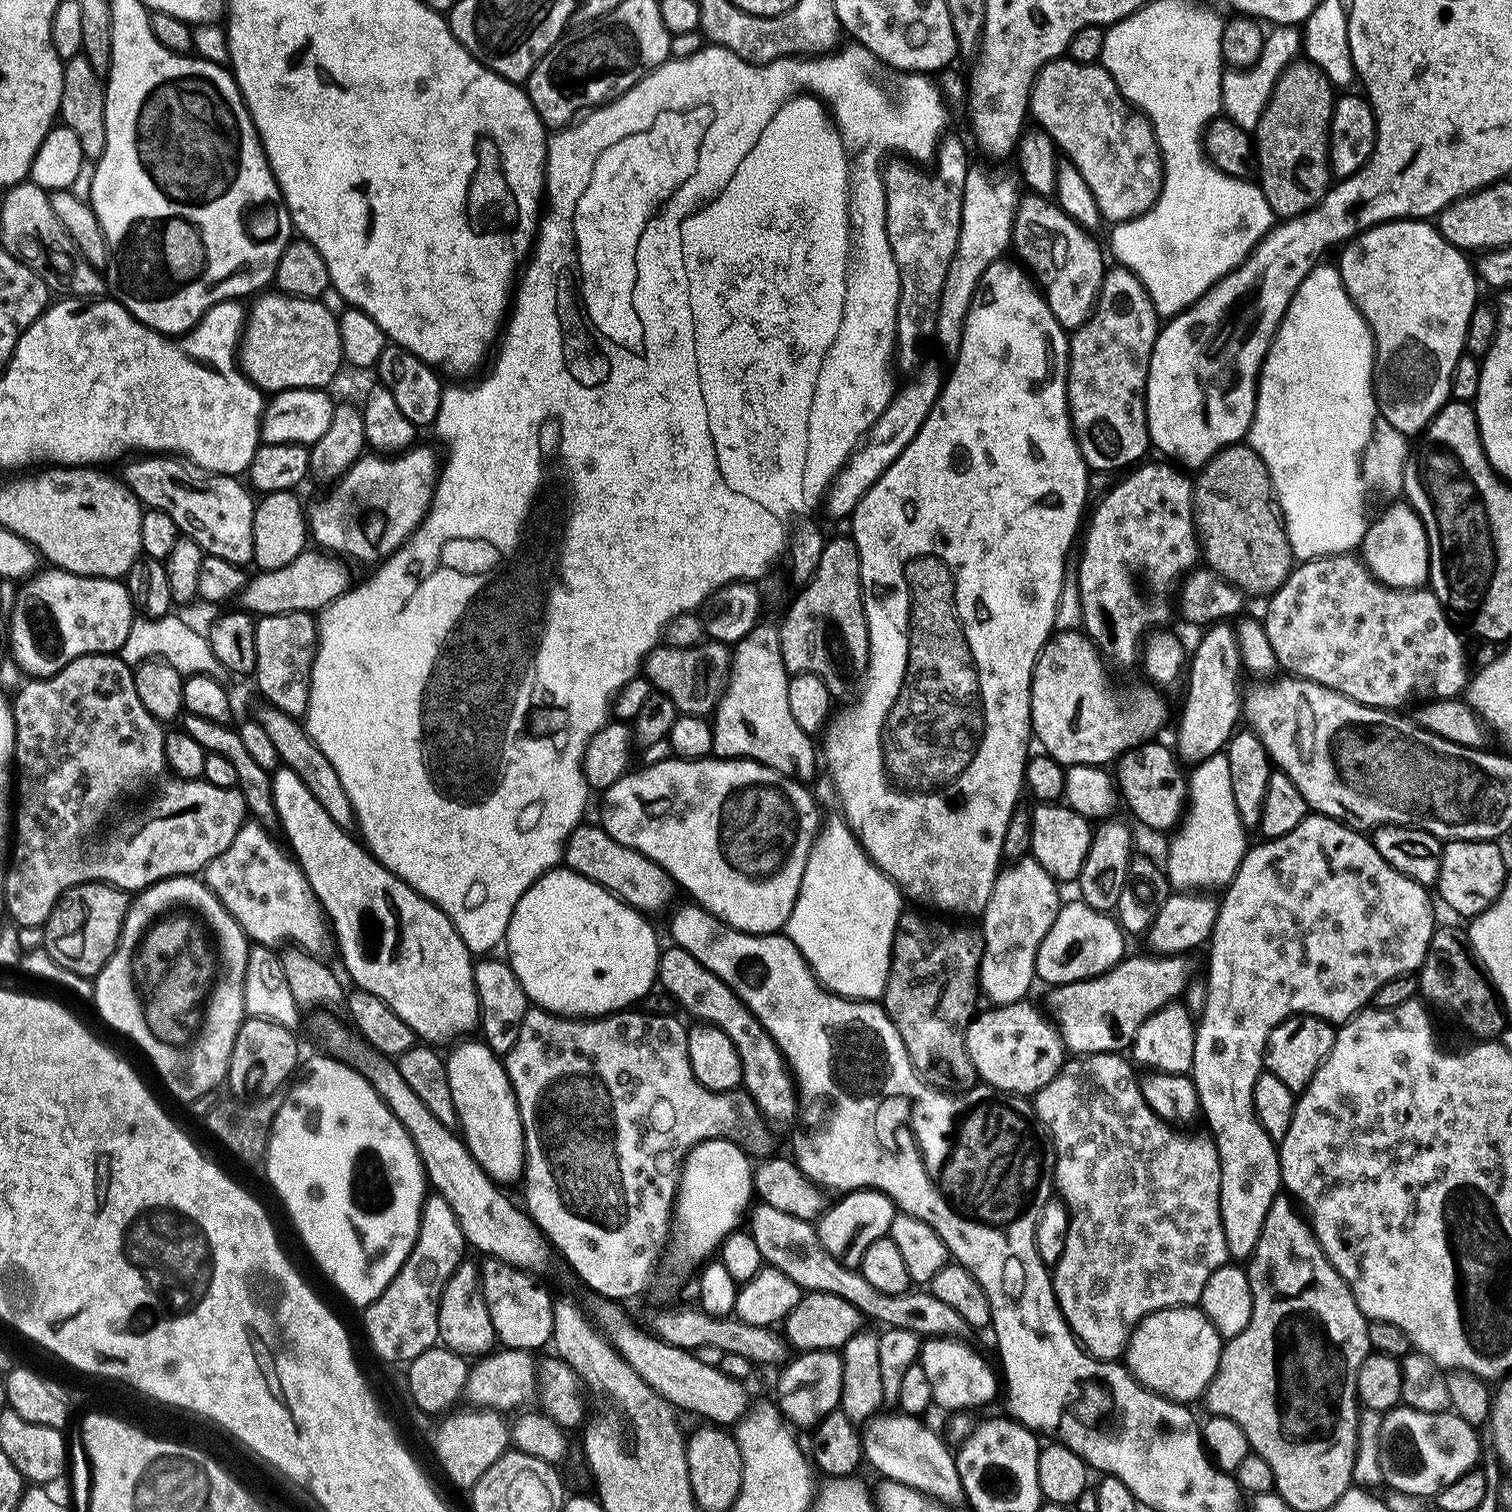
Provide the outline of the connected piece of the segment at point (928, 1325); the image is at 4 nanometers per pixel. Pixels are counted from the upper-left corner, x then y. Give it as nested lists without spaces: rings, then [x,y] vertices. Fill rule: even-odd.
[[[763,1202],[751,1209],[750,1224],[751,1220],[750,1231],[754,1242],[758,1242],[758,1250],[762,1253],[765,1265],[782,1270],[782,1274],[791,1278],[805,1293],[834,1294],[854,1305],[869,1321],[884,1324],[885,1329],[910,1330],[921,1338],[964,1338],[966,1334],[969,1335],[967,1322],[957,1312],[950,1310],[950,1306],[938,1302],[931,1291],[909,1290],[900,1296],[891,1296],[876,1290],[860,1270],[845,1267],[826,1251],[815,1223],[782,1214],[782,1210],[774,1210],[774,1206]]]

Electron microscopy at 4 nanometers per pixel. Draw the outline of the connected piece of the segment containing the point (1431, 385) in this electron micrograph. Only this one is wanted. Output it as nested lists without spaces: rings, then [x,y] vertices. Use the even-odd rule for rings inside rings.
[[[1398,220],[1391,224],[1380,224],[1371,228],[1369,232],[1363,232],[1355,240],[1351,241],[1343,249],[1344,257],[1338,261],[1340,277],[1344,279],[1344,288],[1350,294],[1350,298],[1356,303],[1356,309],[1368,319],[1372,327],[1372,337],[1376,339],[1376,401],[1380,407],[1380,414],[1398,430],[1405,438],[1419,437],[1432,423],[1436,416],[1452,400],[1452,379],[1458,362],[1466,355],[1464,348],[1468,344],[1468,331],[1472,328],[1472,315],[1476,312],[1476,303],[1480,300],[1480,288],[1477,273],[1473,261],[1460,249],[1454,247],[1446,238],[1442,238],[1439,227],[1431,223],[1418,220]]]

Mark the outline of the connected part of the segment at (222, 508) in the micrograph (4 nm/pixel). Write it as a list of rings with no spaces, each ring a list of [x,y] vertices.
[[[152,454],[147,458],[133,460],[136,460],[133,464],[125,466],[122,480],[128,485],[128,489],[140,499],[145,509],[168,514],[180,528],[181,533],[191,538],[198,546],[202,546],[202,550],[209,557],[224,559],[237,566],[247,566],[246,564],[253,563],[254,518],[257,501],[252,500],[253,493],[237,477],[204,472],[201,468],[190,466],[183,458],[173,458],[163,454]]]

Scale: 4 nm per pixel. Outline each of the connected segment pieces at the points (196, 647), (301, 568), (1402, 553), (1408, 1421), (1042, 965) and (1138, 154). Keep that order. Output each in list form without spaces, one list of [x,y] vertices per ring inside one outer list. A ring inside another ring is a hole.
[[[169,614],[157,620],[136,619],[132,623],[130,638],[126,638],[122,659],[130,666],[142,665],[147,660],[164,660],[185,678],[193,676],[220,678],[226,672],[214,654],[211,639],[205,633],[203,636],[198,629],[191,628],[186,621],[179,620],[176,614]]]
[[[305,550],[290,566],[273,572],[260,572],[247,581],[242,593],[243,607],[257,617],[277,616],[291,612],[311,612],[319,614],[329,608],[334,601],[347,594],[354,581],[344,566],[345,561],[332,554]]]
[[[1401,502],[1381,514],[1380,520],[1373,519],[1364,536],[1362,559],[1386,588],[1420,590],[1429,583],[1432,574],[1428,532],[1422,518],[1411,504]]]
[[[1399,1407],[1387,1413],[1382,1426],[1380,1438],[1380,1464],[1383,1483],[1389,1486],[1393,1493],[1423,1498],[1439,1496],[1446,1486],[1454,1486],[1458,1478],[1477,1471],[1480,1460],[1480,1440],[1477,1429],[1469,1426],[1462,1418],[1458,1418],[1452,1412],[1442,1414],[1422,1414],[1422,1410]]]
[[[1083,902],[1075,903],[1065,903],[1061,907],[1054,926],[1050,926],[1050,934],[1046,934],[1038,950],[1036,974],[1041,985],[1059,986],[1097,980],[1117,968],[1121,960],[1125,959],[1126,933],[1120,924],[1109,913],[1090,910],[1090,906]]]
[[[1061,58],[1055,60],[1053,64],[1047,64],[1038,74],[1036,84],[1032,88],[1032,103],[1030,105],[1030,116],[1034,121],[1037,120],[1042,131],[1056,144],[1057,149],[1066,155],[1067,163],[1078,166],[1078,174],[1082,174],[1082,178],[1086,178],[1086,186],[1090,186],[1090,191],[1094,194],[1094,199],[1098,204],[1098,210],[1101,211],[1103,219],[1109,225],[1115,226],[1125,224],[1128,220],[1133,220],[1139,216],[1144,216],[1156,204],[1157,198],[1160,196],[1161,186],[1164,184],[1164,166],[1160,159],[1160,147],[1156,141],[1156,135],[1152,129],[1152,124],[1144,115],[1137,112],[1128,99],[1118,90],[1118,82],[1114,82],[1114,78],[1099,63],[1096,64],[1079,64],[1076,60],[1068,60],[1069,58]]]

